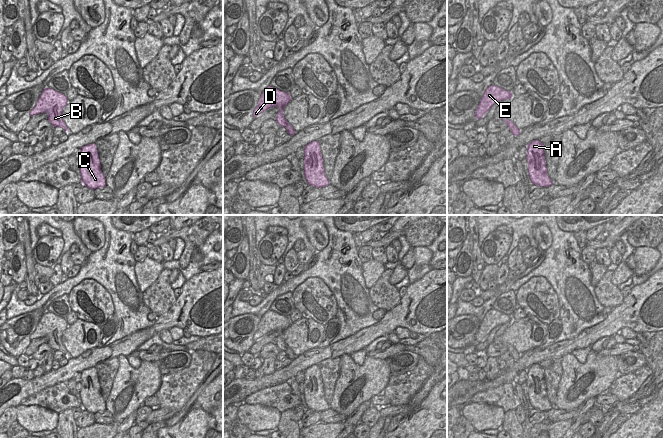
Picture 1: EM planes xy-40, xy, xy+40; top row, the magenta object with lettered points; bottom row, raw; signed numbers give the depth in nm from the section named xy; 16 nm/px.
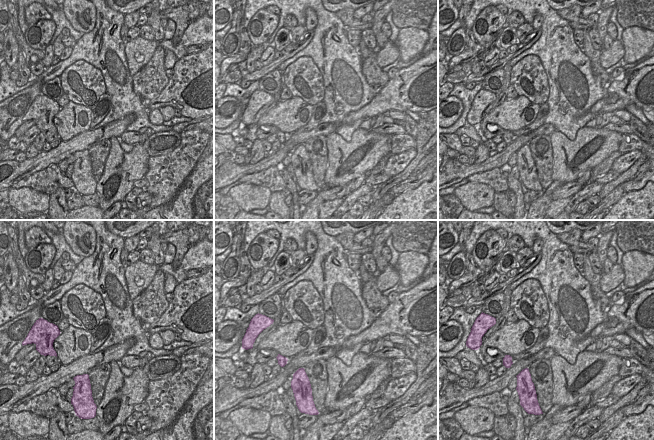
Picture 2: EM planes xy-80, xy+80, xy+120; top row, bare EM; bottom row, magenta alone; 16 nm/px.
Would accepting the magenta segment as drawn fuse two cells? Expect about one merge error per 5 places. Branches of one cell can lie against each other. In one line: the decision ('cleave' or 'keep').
keep

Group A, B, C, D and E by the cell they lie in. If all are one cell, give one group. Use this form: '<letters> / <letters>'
A B C D E

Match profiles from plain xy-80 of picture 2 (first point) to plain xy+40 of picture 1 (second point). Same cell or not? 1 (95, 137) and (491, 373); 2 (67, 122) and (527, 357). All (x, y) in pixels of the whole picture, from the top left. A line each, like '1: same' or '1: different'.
1: different
2: different

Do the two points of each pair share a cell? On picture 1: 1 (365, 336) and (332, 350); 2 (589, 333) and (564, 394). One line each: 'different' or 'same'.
1: same
2: different

